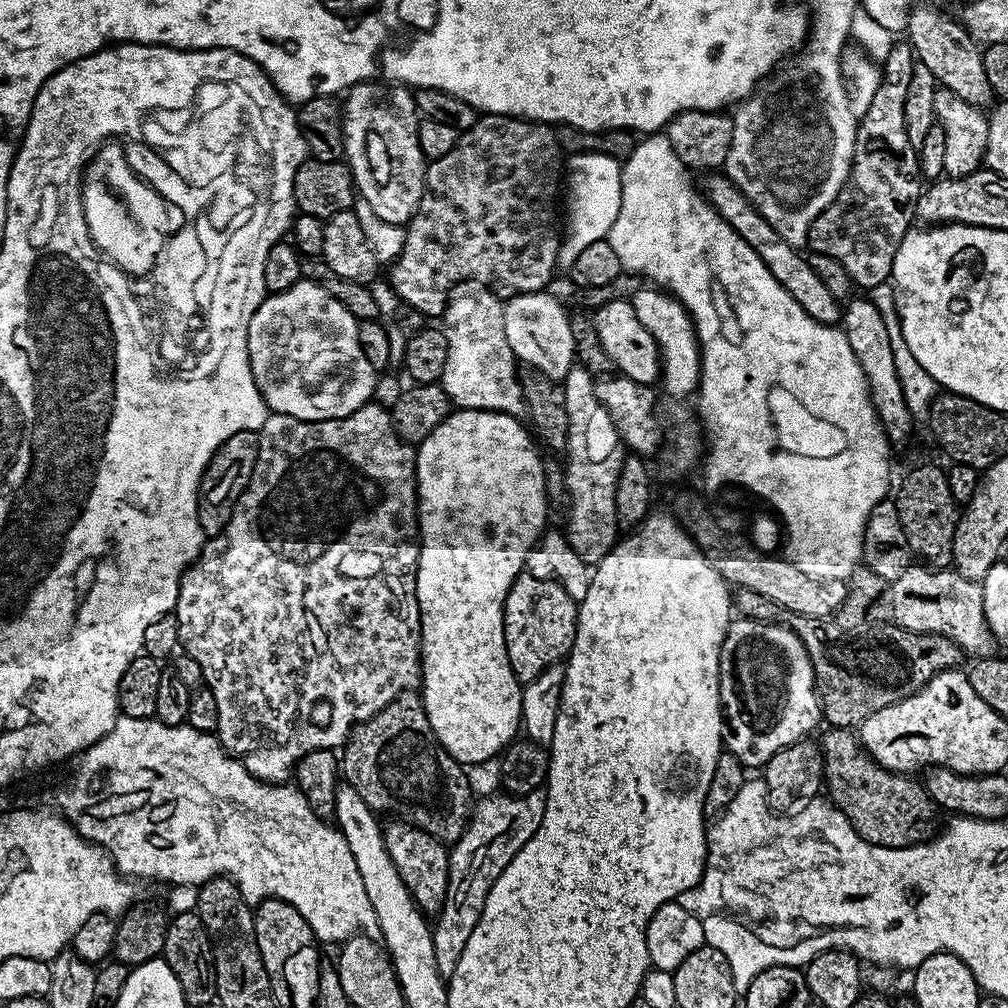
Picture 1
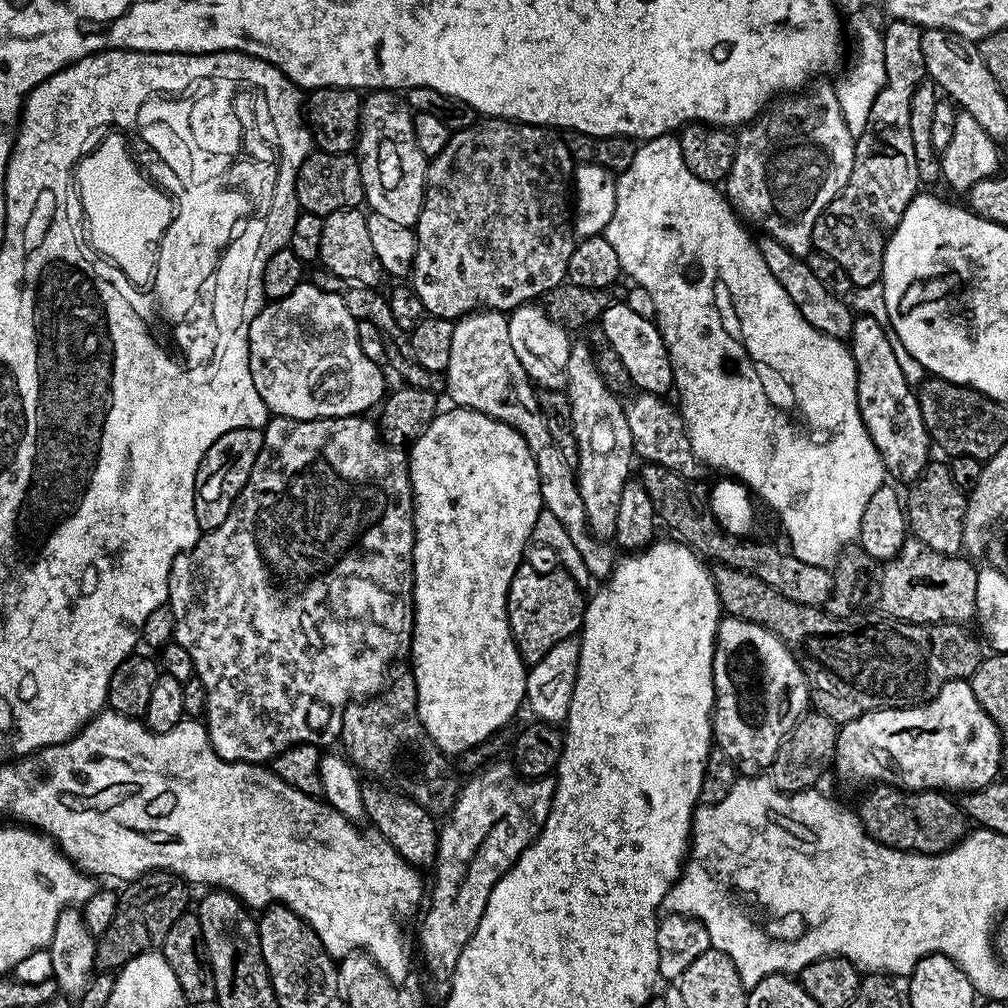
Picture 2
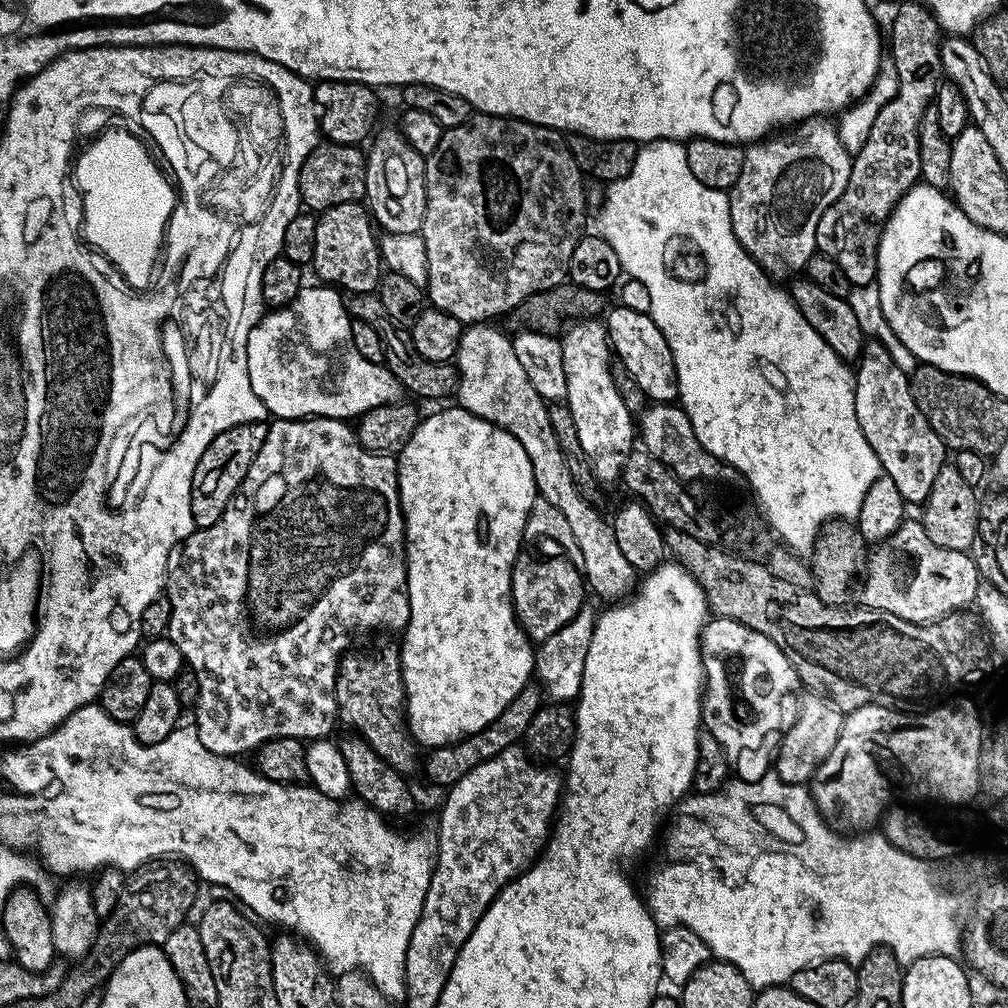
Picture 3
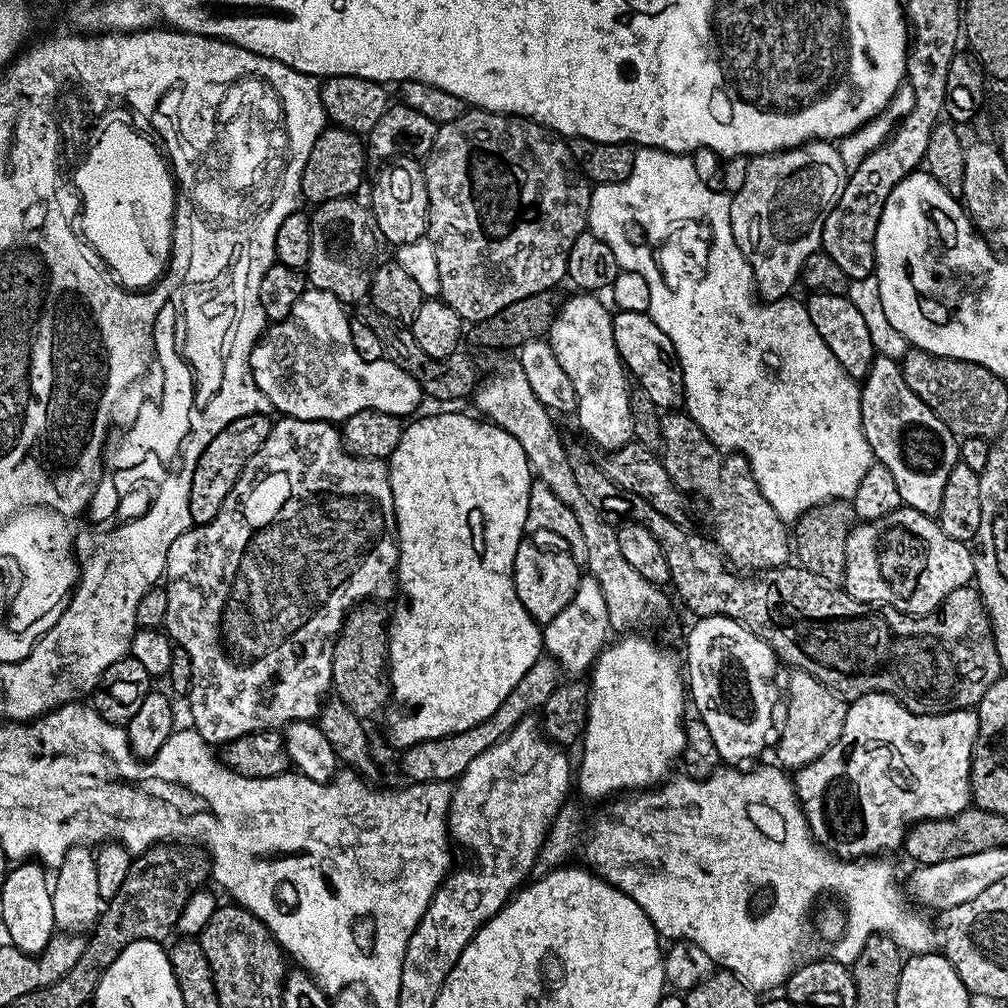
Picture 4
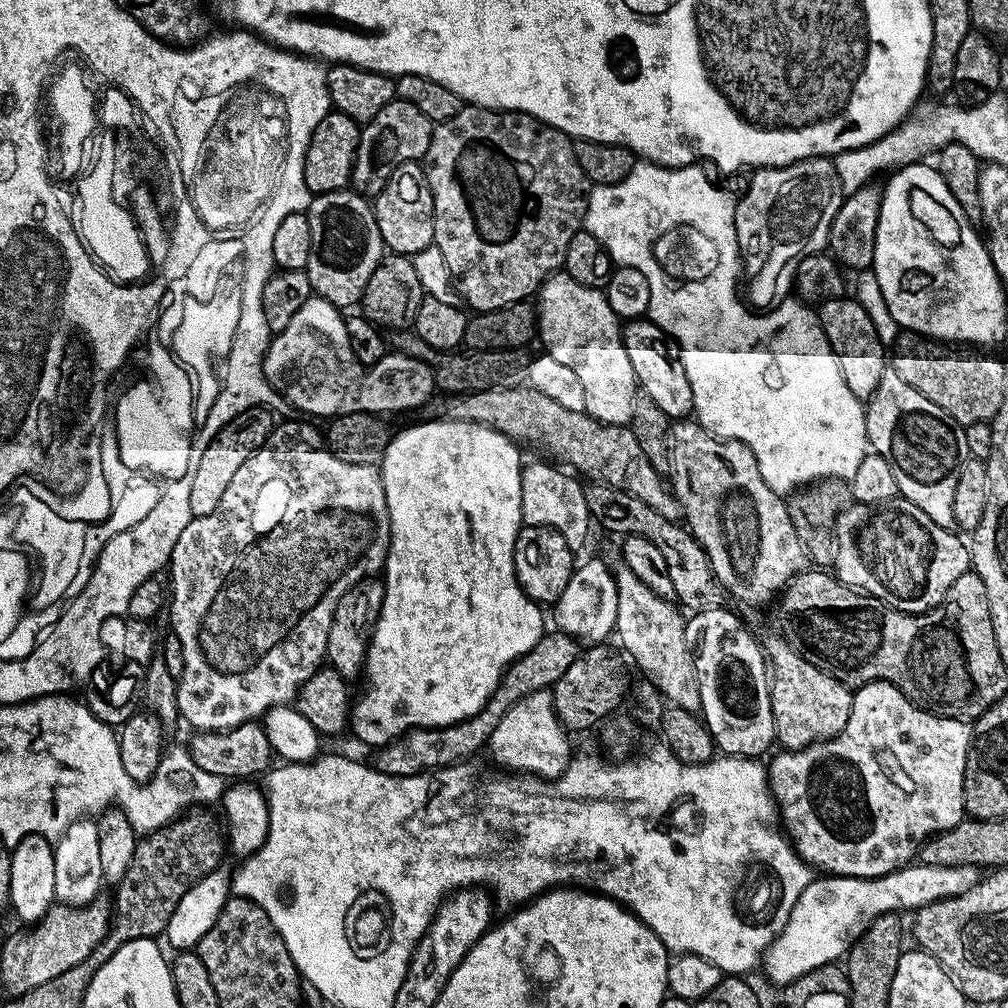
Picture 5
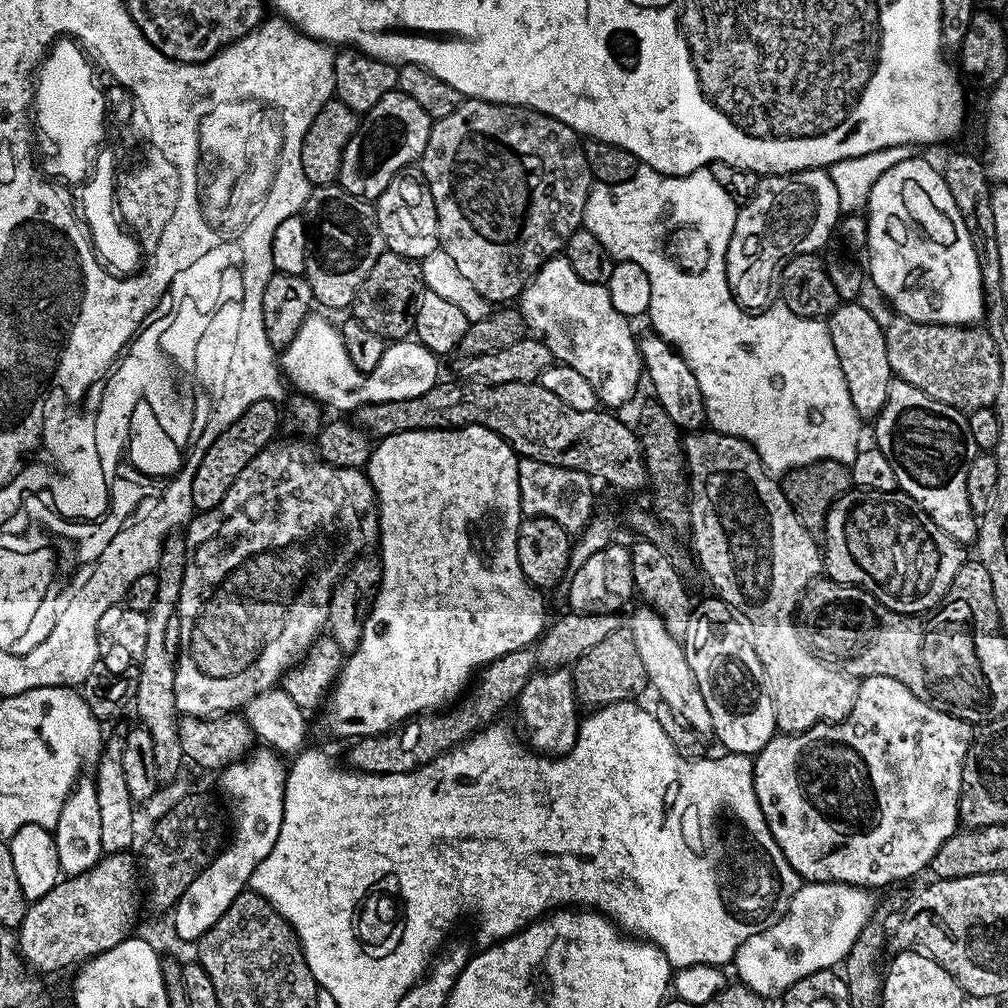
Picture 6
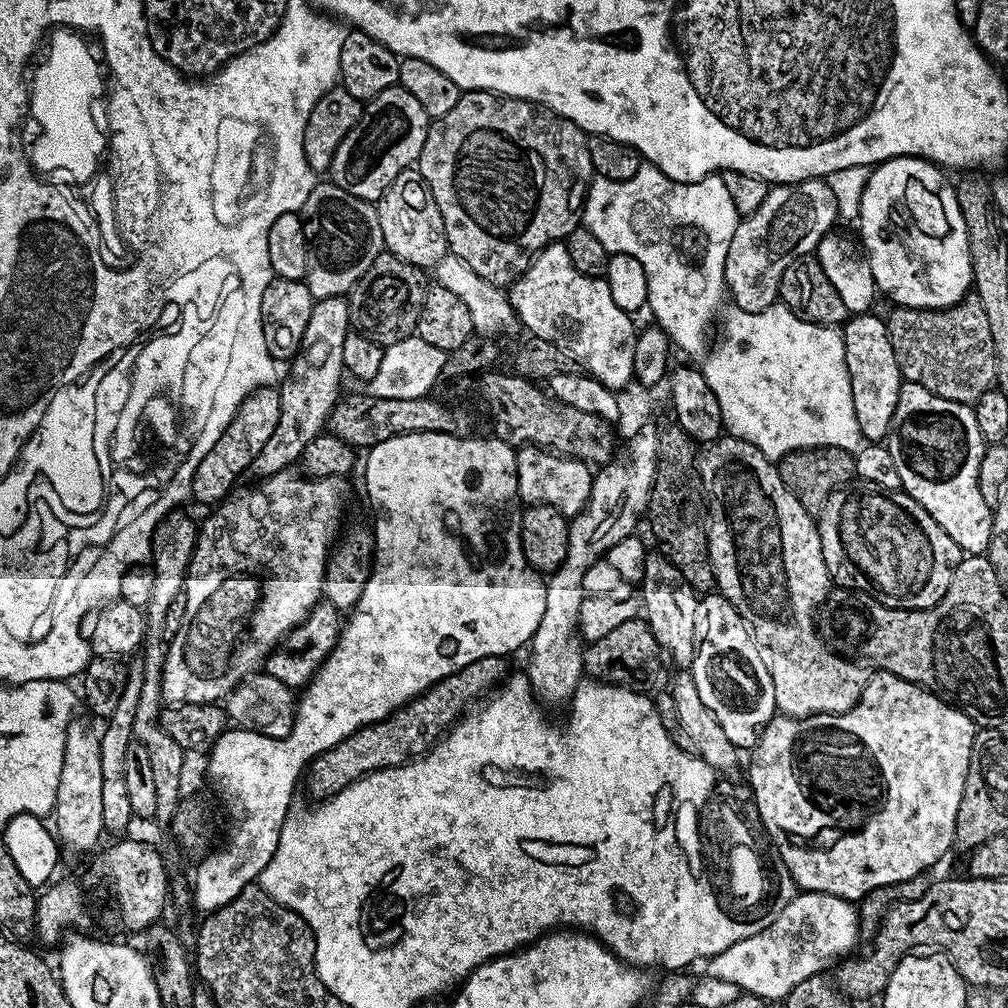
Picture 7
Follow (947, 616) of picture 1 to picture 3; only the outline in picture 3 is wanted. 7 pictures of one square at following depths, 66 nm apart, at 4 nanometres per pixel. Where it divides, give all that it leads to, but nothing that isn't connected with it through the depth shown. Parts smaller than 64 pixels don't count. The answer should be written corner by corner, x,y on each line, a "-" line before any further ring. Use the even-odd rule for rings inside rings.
911,518
905,519
902,524
898,525
897,529
892,534
886,537
885,540
881,540
867,553
866,564
868,569
863,569
862,576
864,574
864,600
862,600
863,607
865,608
877,608
883,612
889,612
894,614
898,618
903,620
909,620
915,624
926,624
929,620
940,620
944,616
947,616
949,612
955,610
965,609
968,605
971,605
976,599
976,591
978,586
982,582
980,571
976,569
975,559
968,552
959,552
958,550
948,550
946,546
938,546
938,542
934,542
930,538
930,534
926,534
923,523
919,519
911,520

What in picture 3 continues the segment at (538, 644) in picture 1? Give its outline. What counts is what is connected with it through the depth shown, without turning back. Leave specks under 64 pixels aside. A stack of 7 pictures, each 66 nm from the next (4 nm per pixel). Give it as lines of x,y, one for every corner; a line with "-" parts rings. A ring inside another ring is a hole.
521,554
512,568
512,609
524,633
533,642
546,640
562,630
586,604
586,581
581,569
575,568
563,555
555,555
549,560
535,560

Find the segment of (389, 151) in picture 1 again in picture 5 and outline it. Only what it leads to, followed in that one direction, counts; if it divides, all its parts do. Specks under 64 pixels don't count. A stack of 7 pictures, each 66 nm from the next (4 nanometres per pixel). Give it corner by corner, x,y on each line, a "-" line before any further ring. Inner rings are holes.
405,162
397,164
391,169
388,181
380,192
380,197
374,200
374,211
378,230
384,239
385,249
389,253
407,256
409,258
421,252
424,248
433,247
434,244
434,198
430,194
428,180
424,176
424,169
419,163

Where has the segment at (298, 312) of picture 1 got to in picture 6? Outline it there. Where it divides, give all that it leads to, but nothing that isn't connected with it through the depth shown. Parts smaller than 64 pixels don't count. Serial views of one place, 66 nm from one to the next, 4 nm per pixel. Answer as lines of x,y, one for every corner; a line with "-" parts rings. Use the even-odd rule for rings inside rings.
309,314
304,319
304,325
298,334
294,334
294,342
286,345
278,356
283,379
291,387
293,384
297,393
307,394
320,402
328,399
334,407
351,413
363,404
418,398
418,394
426,394
426,390
438,382
439,376
436,375
440,372
441,361
435,352
422,346
415,338
389,343
382,354
382,362
378,362
372,372
365,374
358,371
348,355
338,350
337,329
328,328
327,318
316,315
-
340,388
344,388
344,392
340,392

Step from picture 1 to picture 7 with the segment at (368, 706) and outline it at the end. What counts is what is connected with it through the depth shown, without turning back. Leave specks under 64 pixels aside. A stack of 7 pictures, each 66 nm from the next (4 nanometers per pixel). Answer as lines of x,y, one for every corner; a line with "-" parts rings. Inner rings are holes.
287,470
253,483
253,488
248,488
245,492
238,493
239,491
237,491
235,494
229,495
219,507
209,511
212,513
205,518
204,524
202,520
199,525
196,549
193,551
192,561
189,563
184,582
182,597
186,600
186,616
177,636
167,643
165,666
161,676
161,694
165,705
215,704
223,701
239,684
243,684
263,665
269,654
284,640
292,628
311,614
312,608
322,599
328,553
332,551
342,532
340,523
344,520
344,503
348,500
348,482
347,479
339,476
314,480
299,471

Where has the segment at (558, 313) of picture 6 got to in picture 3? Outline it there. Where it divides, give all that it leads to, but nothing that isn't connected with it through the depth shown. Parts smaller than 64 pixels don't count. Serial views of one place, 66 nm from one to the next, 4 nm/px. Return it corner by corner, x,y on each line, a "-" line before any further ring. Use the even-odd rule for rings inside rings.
596,318
575,321
563,333
560,349
568,387
566,403
574,414
578,442
582,442
588,465
601,485
619,481
626,458
634,451
634,417
627,412
611,377
608,329

